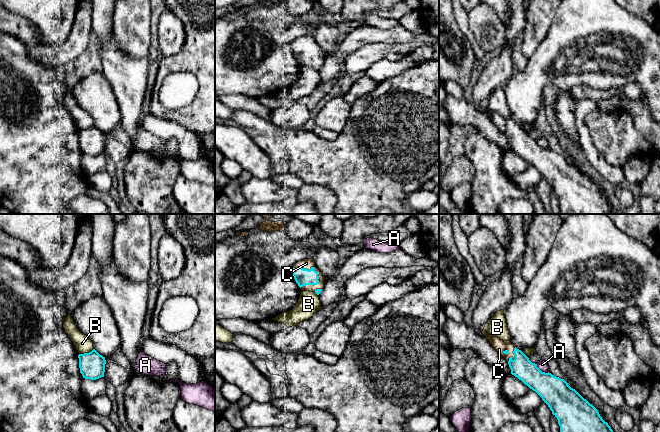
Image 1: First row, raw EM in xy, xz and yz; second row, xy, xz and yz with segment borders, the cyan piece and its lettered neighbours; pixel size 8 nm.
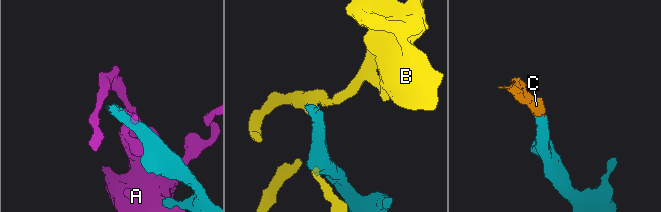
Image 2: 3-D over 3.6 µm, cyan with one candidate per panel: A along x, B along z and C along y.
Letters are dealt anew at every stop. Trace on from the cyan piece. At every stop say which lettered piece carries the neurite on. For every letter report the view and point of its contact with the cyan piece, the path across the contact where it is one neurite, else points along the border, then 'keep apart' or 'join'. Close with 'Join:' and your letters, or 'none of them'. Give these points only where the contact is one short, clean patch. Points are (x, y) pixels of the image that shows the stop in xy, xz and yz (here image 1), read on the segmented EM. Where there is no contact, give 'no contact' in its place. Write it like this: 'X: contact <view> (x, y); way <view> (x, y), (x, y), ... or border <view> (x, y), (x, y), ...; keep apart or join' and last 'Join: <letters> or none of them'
A: contact yz (541, 371); keep apart
B: contact xy (86, 353); border xy (93, 348), (88, 352), (79, 354); keep apart
C: contact xz (310, 269); way xz (303, 277), (310, 269), (306, 263); join
Join: C

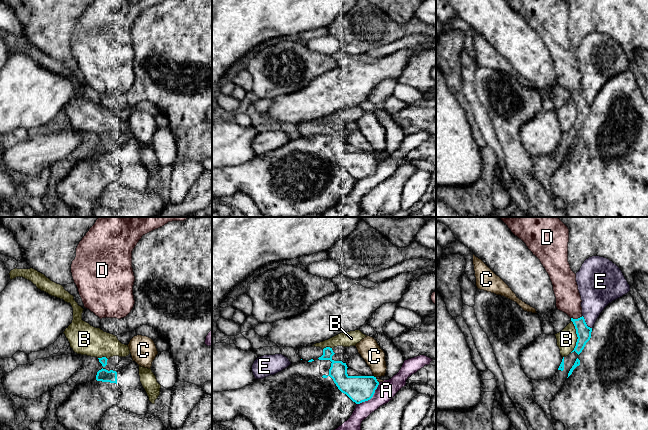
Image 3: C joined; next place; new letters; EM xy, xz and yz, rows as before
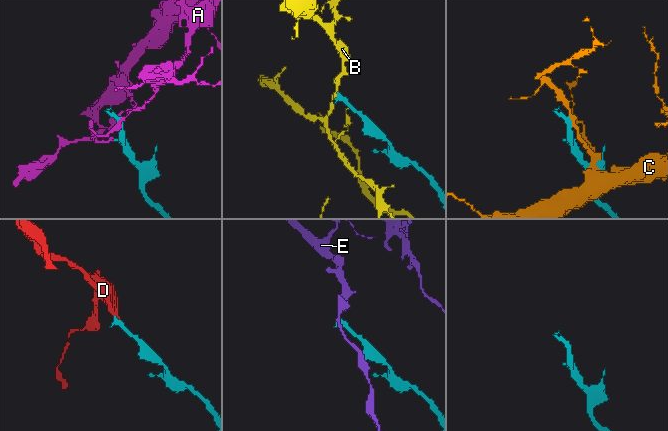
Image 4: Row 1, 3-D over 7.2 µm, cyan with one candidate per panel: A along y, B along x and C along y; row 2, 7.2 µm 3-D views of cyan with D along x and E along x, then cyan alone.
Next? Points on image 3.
A: contact xz (371, 397); border xz (379, 383), (374, 394), (369, 399), (357, 404); keep apart
B: contact yz (577, 336); border yz (571, 320), (577, 341), (575, 347), (570, 352); keep apart
C: contact xz (373, 376); keep apart
D: contact yz (576, 319); join
E: contact yz (585, 322); border yz (582, 315), (585, 323), (591, 328); keep apart
Join: D

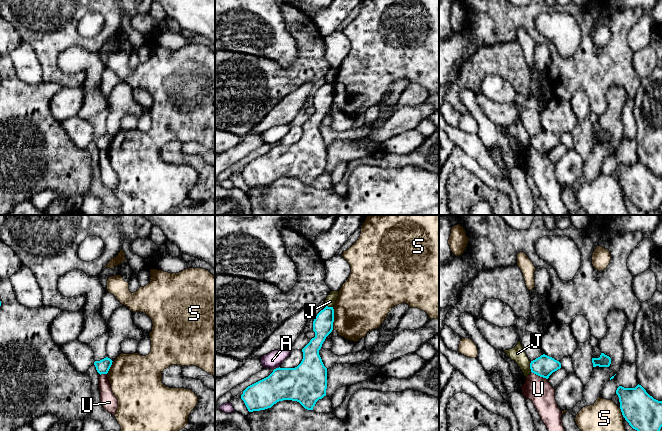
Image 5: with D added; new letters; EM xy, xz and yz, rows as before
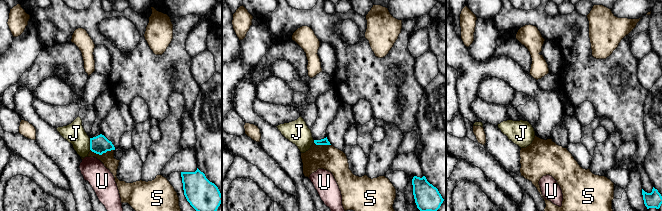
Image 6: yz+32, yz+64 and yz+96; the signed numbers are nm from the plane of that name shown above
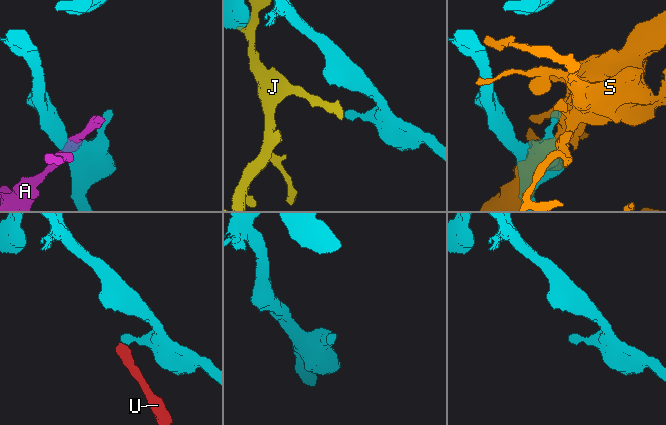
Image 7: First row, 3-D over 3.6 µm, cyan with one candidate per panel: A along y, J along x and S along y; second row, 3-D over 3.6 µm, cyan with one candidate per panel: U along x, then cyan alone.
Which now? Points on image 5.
A: contact xz (276, 368); keep apart
J: contact yz (530, 367); keep apart
S: contact xz (333, 318); keep apart
U: contact yz (539, 375); border yz (531, 371), (547, 379); keep apart
Join: none of them

